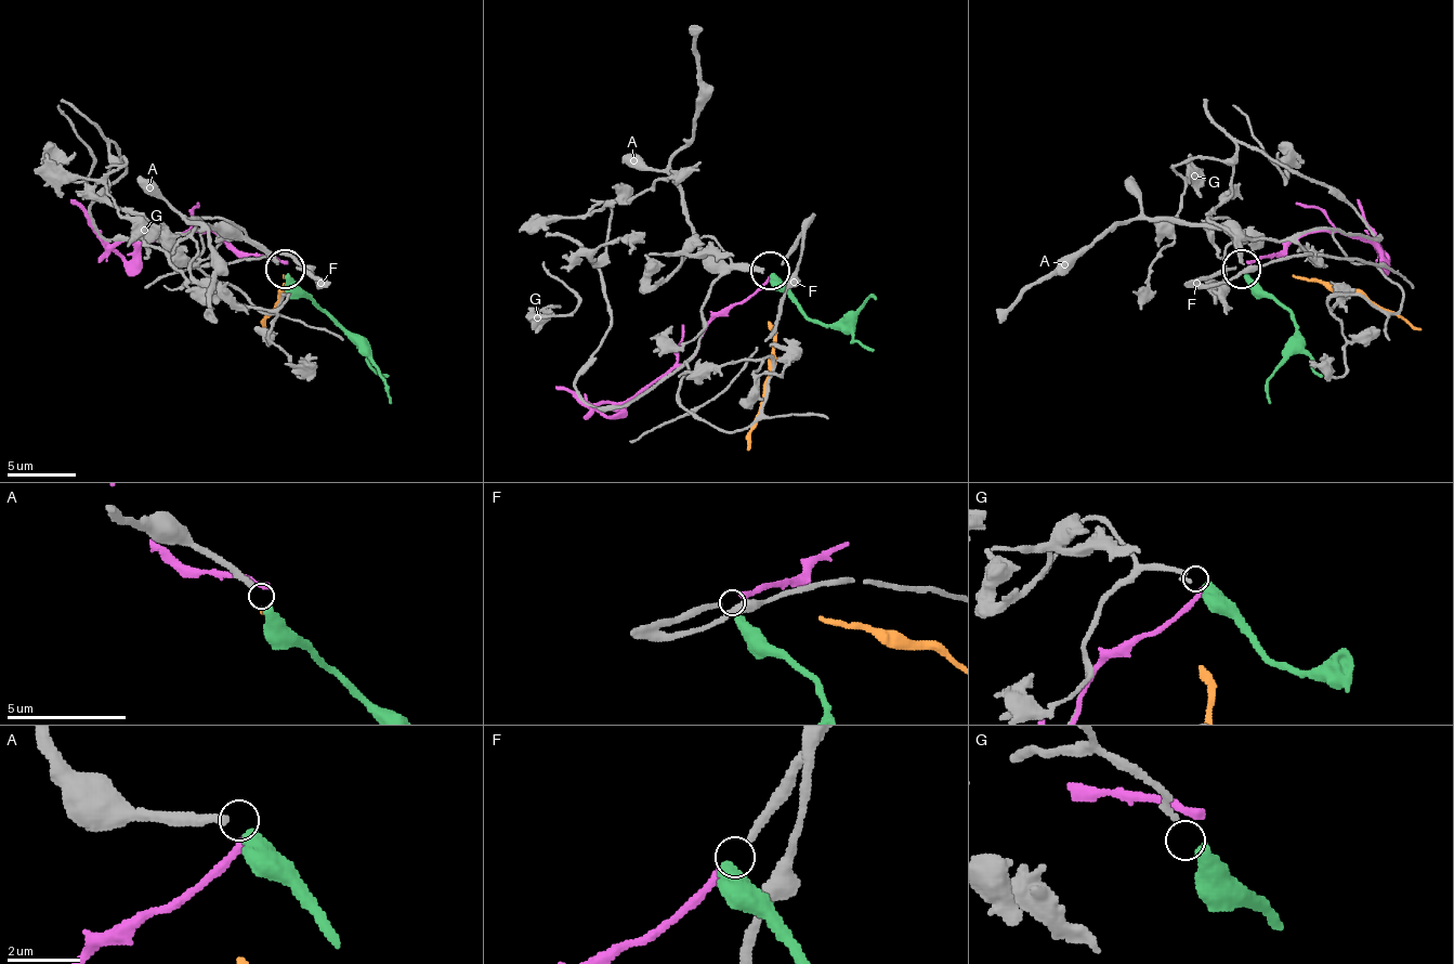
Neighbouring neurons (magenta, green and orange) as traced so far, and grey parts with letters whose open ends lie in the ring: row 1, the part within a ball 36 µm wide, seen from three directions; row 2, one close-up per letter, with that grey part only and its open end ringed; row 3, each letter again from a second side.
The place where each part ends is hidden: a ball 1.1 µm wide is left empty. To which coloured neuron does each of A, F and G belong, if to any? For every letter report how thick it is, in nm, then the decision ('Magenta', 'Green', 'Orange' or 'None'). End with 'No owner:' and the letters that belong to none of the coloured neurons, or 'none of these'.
A: Thickness 260 nm. Green
F: Thickness 200 nm. Magenta
G: Thickness 150 nm. None
No owner: G

